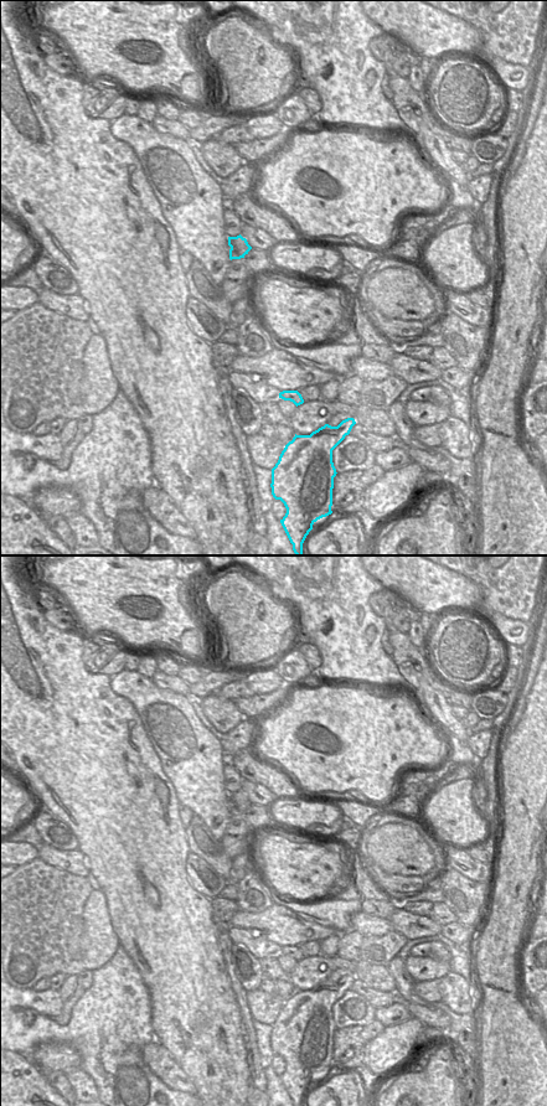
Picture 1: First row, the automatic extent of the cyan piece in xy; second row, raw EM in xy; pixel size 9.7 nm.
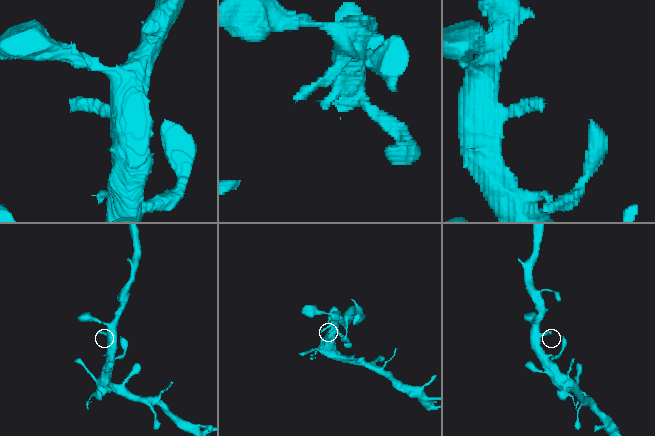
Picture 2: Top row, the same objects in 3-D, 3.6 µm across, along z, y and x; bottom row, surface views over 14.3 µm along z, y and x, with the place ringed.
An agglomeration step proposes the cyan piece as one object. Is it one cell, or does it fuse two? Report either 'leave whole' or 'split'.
leave whole

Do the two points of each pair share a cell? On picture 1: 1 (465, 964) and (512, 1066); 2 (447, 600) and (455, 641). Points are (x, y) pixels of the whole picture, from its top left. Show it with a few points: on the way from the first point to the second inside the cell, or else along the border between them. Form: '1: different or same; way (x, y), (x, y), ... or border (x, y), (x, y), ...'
1: different; border (468, 949), (471, 956), (473, 975)
2: different; border (478, 615), (464, 611), (444, 611), (438, 616)

